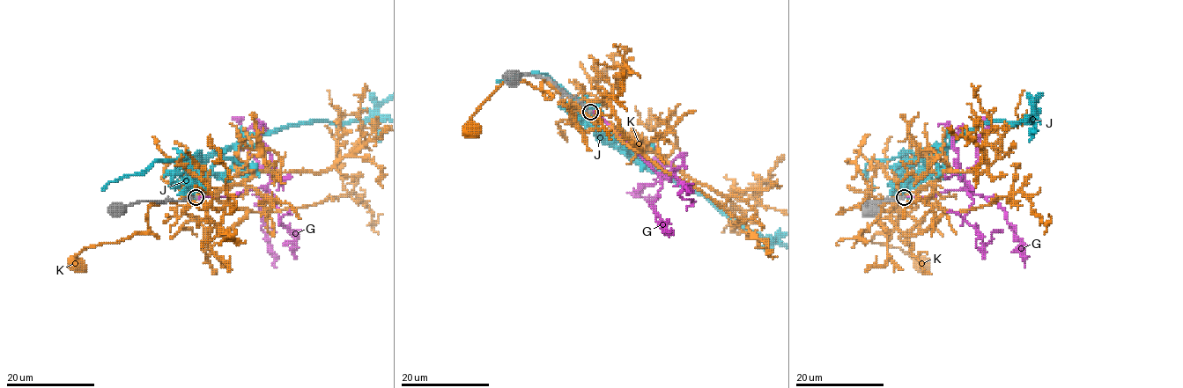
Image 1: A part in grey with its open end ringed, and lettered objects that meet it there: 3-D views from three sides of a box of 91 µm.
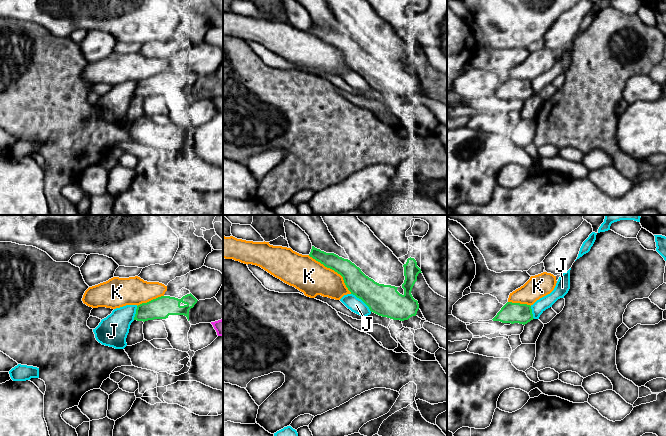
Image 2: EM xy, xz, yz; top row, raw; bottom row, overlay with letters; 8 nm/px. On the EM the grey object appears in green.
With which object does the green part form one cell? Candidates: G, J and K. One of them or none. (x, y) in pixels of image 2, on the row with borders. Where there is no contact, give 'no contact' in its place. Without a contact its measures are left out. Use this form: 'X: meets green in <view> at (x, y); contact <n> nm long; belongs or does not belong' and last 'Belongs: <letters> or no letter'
G: no contact; does not belong
J: meets green in xz at (362, 300); contact 220 nm long; does not belong
K: meets green in xz at (333, 269); contact 460 nm long; does not belong
Belongs: no letter

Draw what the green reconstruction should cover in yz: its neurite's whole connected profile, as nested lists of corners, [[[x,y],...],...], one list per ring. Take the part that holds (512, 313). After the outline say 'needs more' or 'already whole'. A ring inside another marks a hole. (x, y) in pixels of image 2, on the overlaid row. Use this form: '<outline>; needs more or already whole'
[[[507,302],[492,320],[525,325],[533,319],[530,305]]]; already whole

